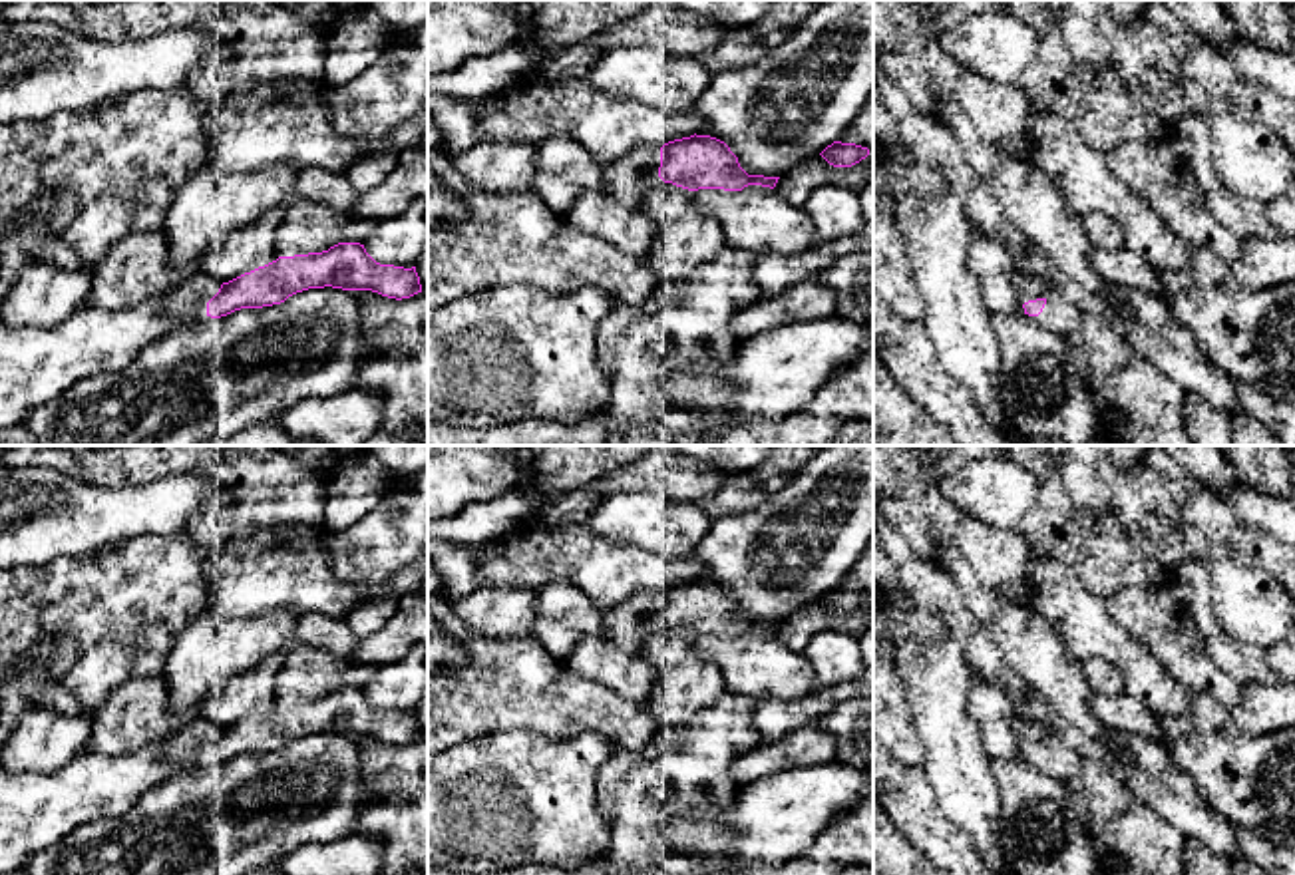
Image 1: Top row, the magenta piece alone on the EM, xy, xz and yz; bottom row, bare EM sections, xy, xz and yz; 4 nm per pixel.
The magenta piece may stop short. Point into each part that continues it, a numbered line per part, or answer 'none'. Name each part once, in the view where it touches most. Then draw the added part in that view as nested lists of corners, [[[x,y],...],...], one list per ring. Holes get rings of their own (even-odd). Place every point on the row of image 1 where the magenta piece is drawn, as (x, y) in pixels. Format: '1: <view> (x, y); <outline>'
1: yz (1061, 315); [[[1022,270],[1017,272],[1015,286],[1022,304],[1036,298],[1046,300],[1036,320],[1048,332],[1066,338],[1082,328],[1086,314],[1080,310],[1074,292],[1054,290],[1046,278]]]

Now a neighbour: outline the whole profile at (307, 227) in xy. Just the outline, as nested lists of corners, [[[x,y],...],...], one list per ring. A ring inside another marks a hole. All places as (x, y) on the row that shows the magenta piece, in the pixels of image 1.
[[[298,199],[284,207],[275,241],[280,257],[322,253],[338,243],[364,243],[378,221],[356,219],[348,211],[332,211],[322,203]]]

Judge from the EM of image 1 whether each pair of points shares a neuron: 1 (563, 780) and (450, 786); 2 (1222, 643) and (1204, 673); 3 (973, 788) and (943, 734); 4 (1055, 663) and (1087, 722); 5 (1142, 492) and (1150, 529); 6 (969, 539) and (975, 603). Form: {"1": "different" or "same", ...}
{"1": "same", "2": "different", "3": "same", "4": "same", "5": "same", "6": "different"}

